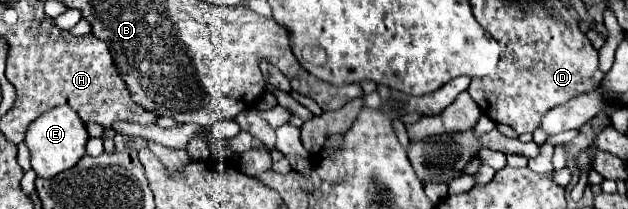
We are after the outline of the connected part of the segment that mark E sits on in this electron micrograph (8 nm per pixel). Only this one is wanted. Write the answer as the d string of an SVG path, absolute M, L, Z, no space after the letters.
M55 106L47 112L43 112L25 134L25 144L31 152L31 168L39 178L53 178L59 172L65 172L73 168L83 156L85 156L85 144L89 140L89 134L85 130L85 124L73 112L69 106Z

